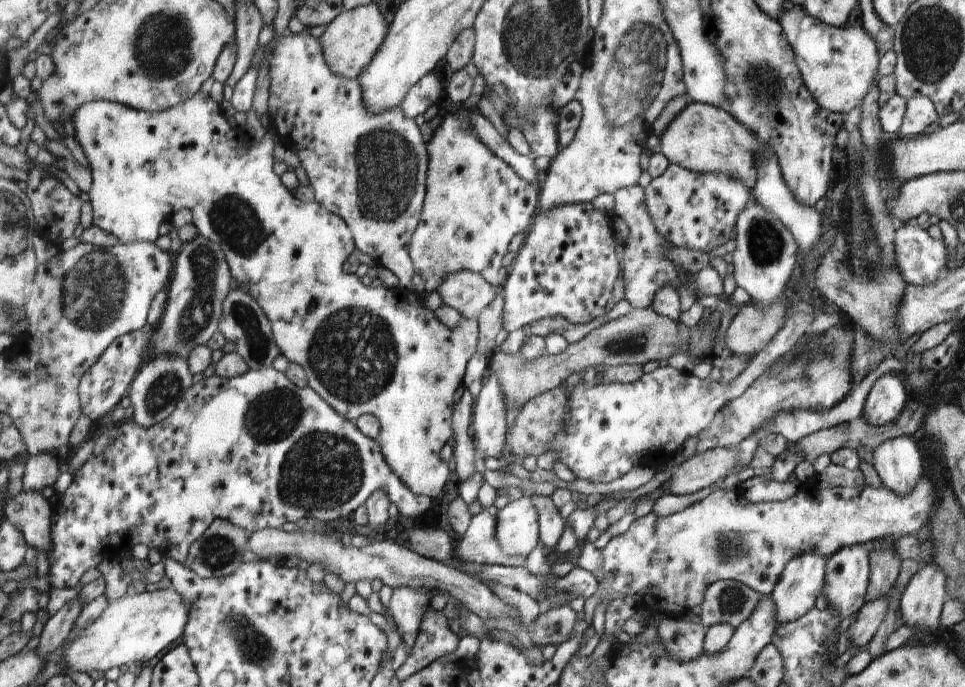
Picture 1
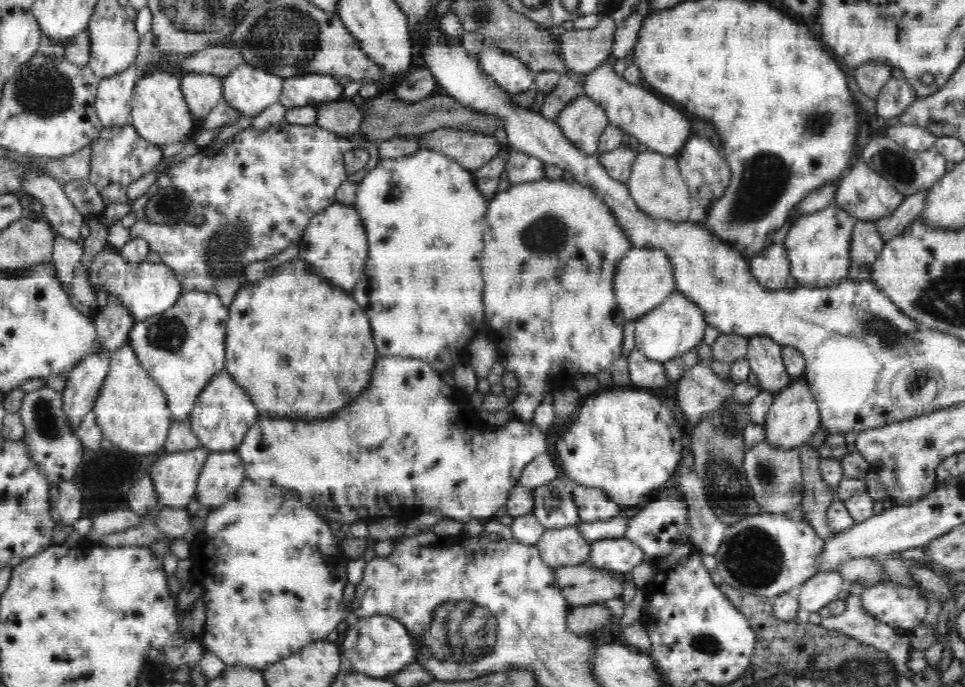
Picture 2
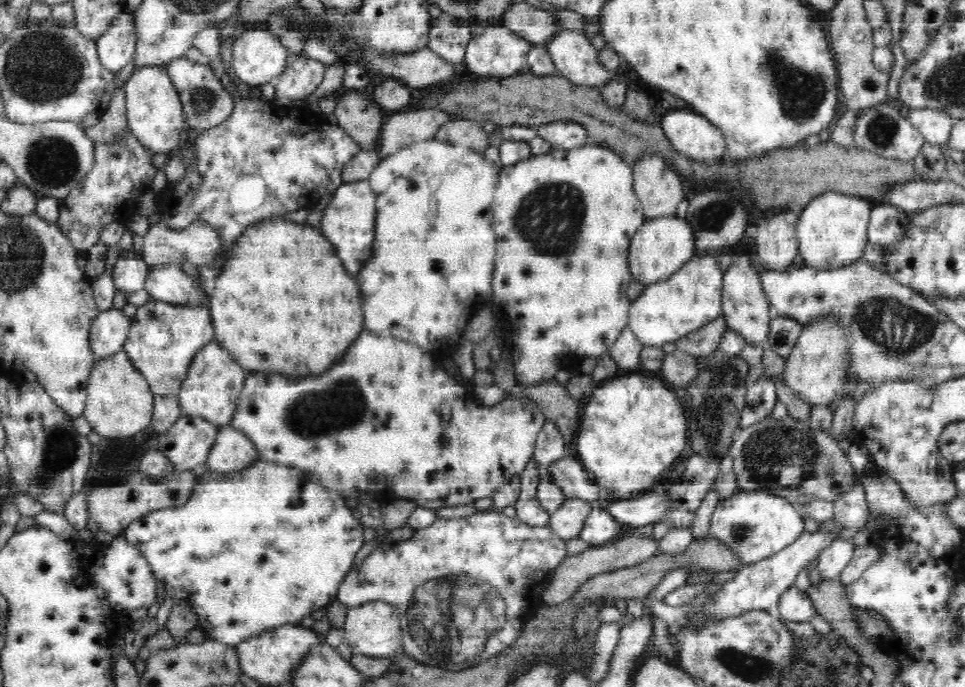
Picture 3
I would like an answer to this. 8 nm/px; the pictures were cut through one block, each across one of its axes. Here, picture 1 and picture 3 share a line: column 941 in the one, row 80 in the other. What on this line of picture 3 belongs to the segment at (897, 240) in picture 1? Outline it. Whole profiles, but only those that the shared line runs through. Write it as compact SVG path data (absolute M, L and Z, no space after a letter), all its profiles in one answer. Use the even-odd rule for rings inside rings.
M252 28L235 37L232 58L238 78L248 86L260 86L285 71L289 52L270 30Z

